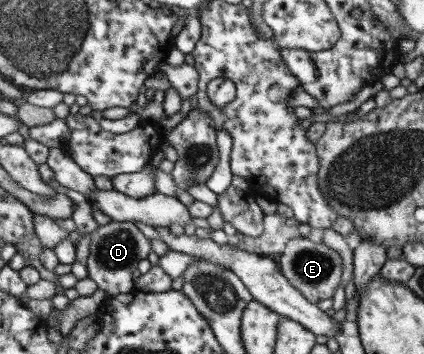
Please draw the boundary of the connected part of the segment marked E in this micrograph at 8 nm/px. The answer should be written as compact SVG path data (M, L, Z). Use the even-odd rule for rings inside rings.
M296 237L288 242L285 249L277 255L276 260L279 271L286 280L297 288L307 301L315 305L320 299L331 298L336 287L340 285L341 257L323 243L311 242L307 237Z

